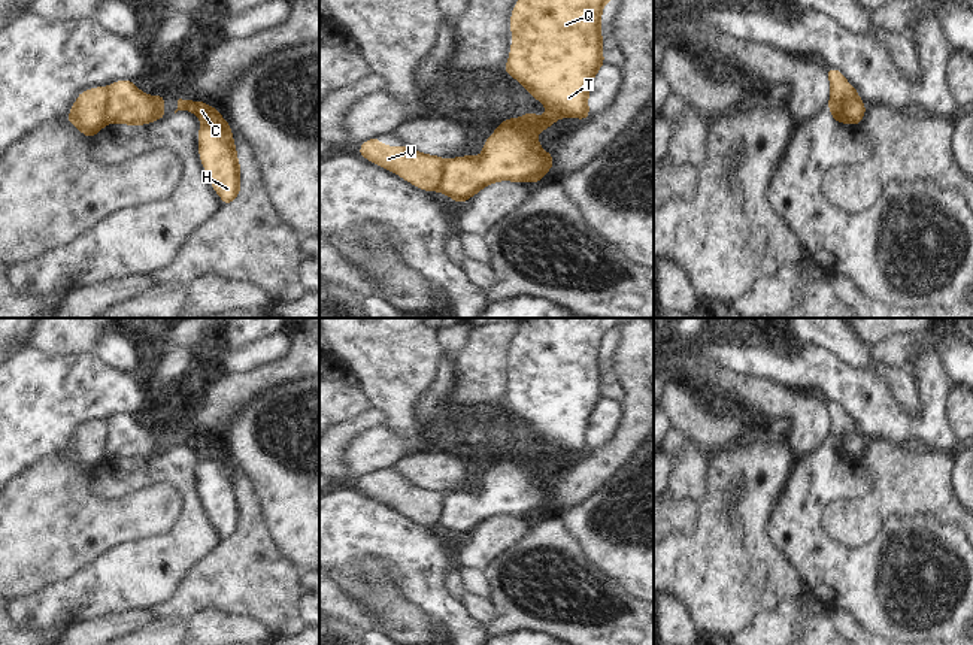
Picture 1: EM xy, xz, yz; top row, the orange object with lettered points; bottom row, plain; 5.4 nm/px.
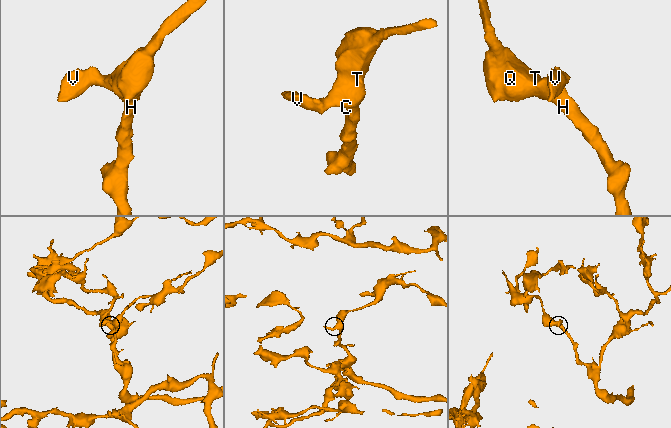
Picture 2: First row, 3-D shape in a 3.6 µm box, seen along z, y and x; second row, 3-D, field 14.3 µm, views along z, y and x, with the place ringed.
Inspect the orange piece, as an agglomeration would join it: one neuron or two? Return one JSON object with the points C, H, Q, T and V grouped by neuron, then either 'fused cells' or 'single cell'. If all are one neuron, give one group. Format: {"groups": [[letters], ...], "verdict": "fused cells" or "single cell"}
{"groups": [["C", "H", "Q", "T"], ["V"]], "verdict": "fused cells"}

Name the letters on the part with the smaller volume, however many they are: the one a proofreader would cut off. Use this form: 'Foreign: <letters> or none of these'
Foreign: V

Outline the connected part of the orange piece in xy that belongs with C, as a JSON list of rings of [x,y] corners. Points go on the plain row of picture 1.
[[[179,433],[175,448],[178,445],[191,445],[200,452],[198,488],[201,500],[222,538],[233,538],[240,527],[240,499],[230,458],[221,452],[218,443],[204,436]]]

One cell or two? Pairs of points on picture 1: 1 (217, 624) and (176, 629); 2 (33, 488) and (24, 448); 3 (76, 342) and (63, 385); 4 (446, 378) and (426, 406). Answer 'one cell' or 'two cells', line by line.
1: two cells
2: two cells
3: two cells
4: one cell

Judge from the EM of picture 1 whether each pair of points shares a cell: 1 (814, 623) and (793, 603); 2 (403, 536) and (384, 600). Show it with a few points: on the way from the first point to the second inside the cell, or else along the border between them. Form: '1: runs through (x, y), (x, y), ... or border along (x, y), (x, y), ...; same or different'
1: runs through (809, 618), (797, 606); same
2: border along (361, 559), (378, 559), (384, 571), (415, 603); different

